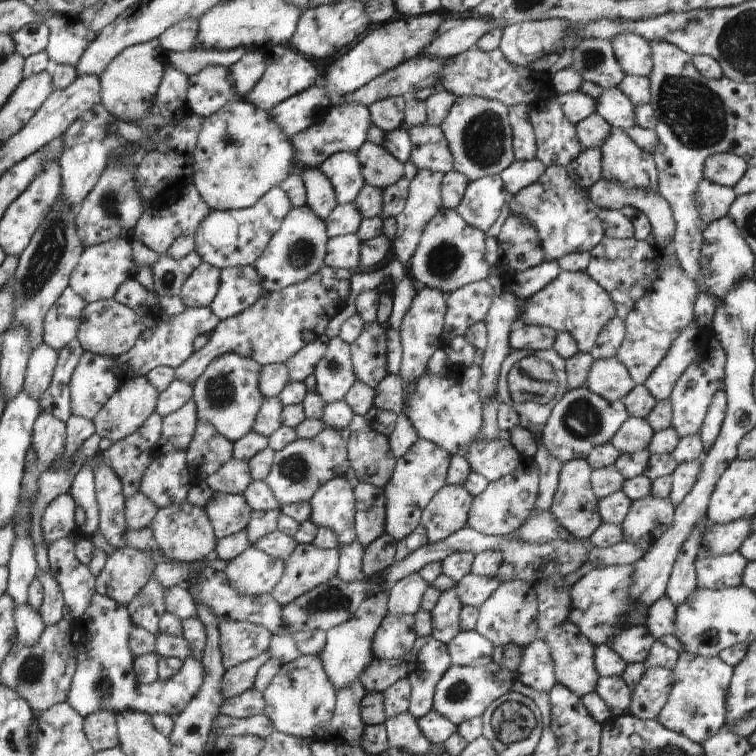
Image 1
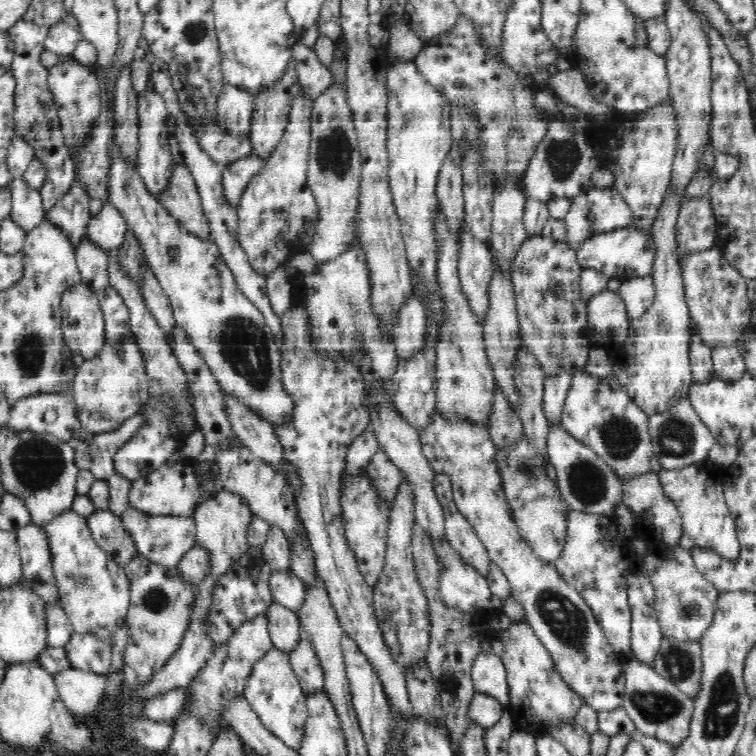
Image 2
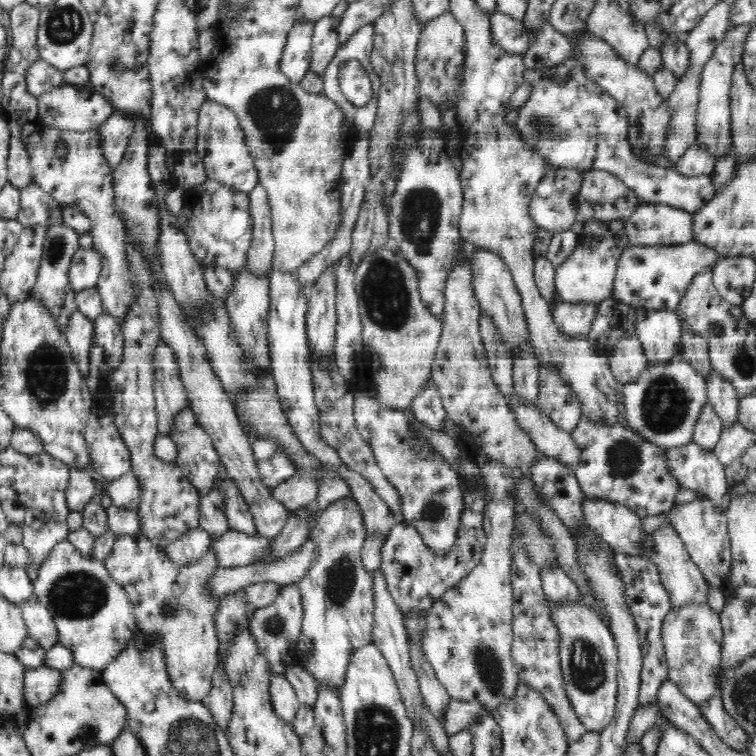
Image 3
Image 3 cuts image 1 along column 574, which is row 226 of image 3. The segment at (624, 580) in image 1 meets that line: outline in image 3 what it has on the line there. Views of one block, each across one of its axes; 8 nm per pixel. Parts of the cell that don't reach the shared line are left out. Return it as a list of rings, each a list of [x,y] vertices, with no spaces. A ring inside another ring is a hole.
[[[588,220],[582,224],[584,232],[578,236],[576,248],[555,270],[555,291],[558,291],[560,302],[600,304],[612,294],[617,264],[629,243],[628,234],[620,220]]]

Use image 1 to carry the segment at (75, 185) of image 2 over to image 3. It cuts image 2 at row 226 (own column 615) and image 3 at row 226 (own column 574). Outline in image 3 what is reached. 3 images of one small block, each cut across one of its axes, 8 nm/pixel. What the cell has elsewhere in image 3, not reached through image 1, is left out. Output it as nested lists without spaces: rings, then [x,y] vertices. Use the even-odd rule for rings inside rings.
[[[65,223],[52,224],[46,230],[46,238],[43,241],[43,253],[38,269],[37,279],[32,288],[32,297],[42,301],[44,307],[48,309],[48,312],[52,313],[52,317],[56,319],[60,331],[66,328],[68,317],[71,312],[77,309],[76,306],[76,291],[72,289],[70,285],[70,266],[73,261],[75,252],[80,248],[79,243],[80,234],[75,232],[70,226]]]

